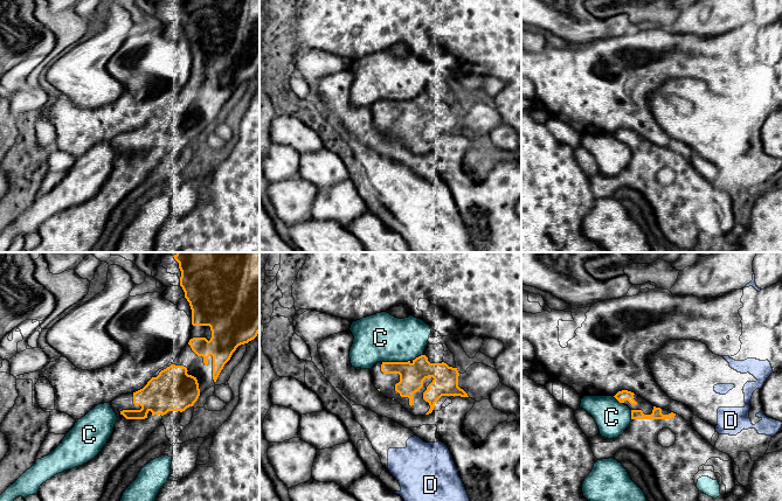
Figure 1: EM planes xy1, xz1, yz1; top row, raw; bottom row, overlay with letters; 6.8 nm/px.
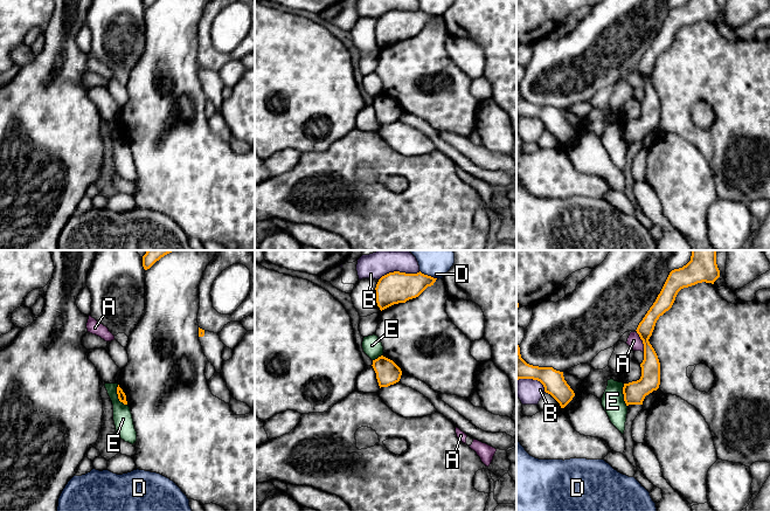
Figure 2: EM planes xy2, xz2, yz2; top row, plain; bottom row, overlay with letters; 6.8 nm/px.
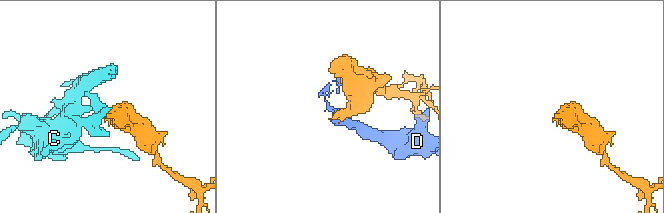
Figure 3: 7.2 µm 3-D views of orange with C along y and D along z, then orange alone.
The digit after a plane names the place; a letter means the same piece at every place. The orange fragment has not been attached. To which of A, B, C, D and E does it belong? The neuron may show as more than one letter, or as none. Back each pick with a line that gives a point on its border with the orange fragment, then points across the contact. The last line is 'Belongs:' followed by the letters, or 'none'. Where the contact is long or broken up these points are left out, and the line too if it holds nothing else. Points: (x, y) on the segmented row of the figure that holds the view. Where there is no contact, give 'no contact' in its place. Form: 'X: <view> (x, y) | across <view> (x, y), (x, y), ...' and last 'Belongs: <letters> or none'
Belongs: none

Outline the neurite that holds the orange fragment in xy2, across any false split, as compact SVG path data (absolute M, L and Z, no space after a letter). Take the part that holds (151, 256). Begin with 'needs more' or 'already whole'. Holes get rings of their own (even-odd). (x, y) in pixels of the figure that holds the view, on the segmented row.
already whole | M147 250L143 256L143 267L145 270L150 269L157 261L173 250Z

